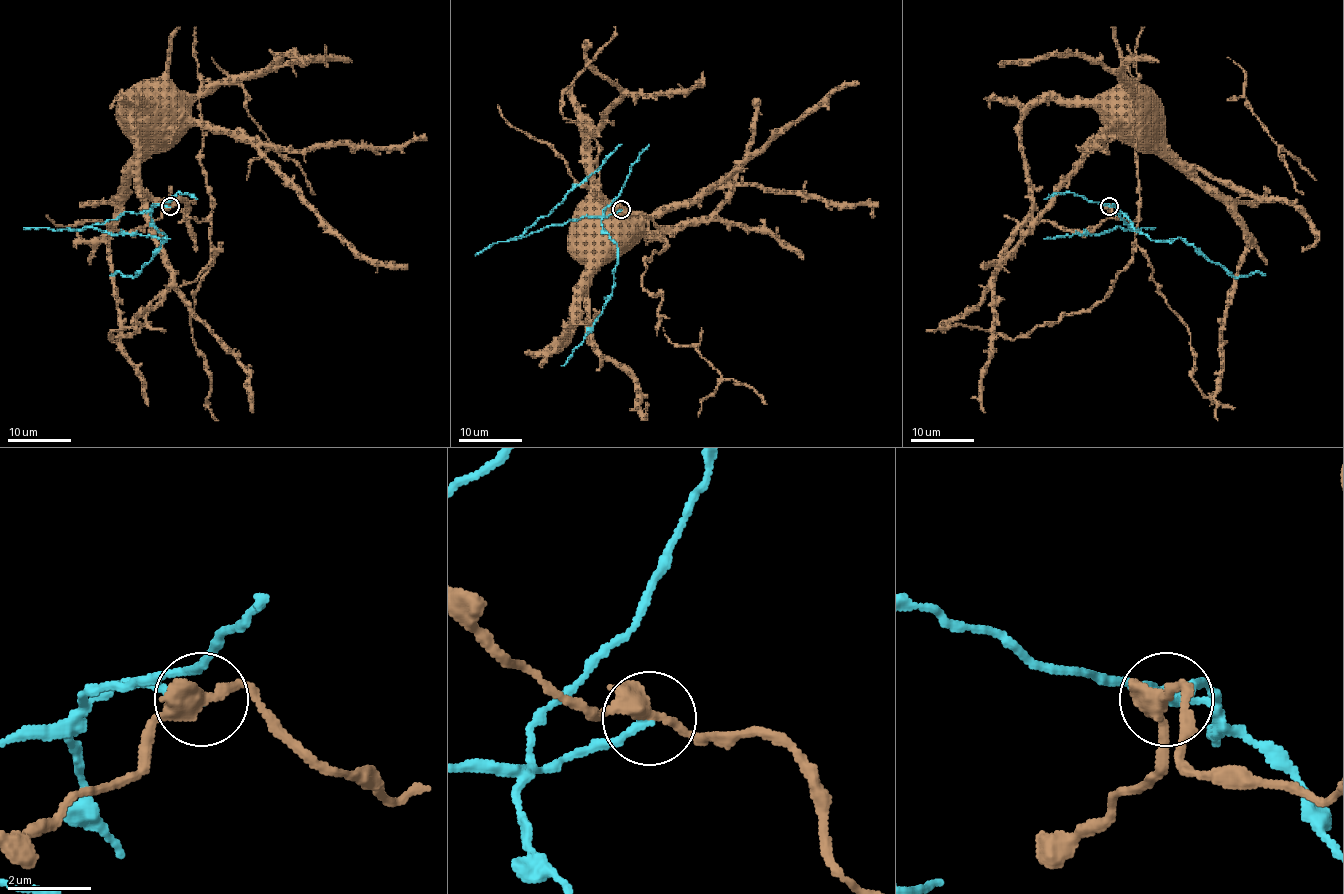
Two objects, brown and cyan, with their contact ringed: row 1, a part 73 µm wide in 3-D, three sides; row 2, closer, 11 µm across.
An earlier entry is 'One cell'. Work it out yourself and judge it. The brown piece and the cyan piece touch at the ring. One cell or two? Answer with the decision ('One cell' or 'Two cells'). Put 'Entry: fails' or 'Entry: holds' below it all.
Two cells
Entry: fails

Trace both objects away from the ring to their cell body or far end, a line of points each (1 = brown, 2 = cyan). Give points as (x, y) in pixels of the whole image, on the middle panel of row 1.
1: (622, 210), (639, 211), (652, 233), (663, 240), (620, 219), (599, 219), (595, 224)
2: (622, 210), (599, 216), (582, 216), (566, 224), (553, 224), (525, 233), (622, 144)

